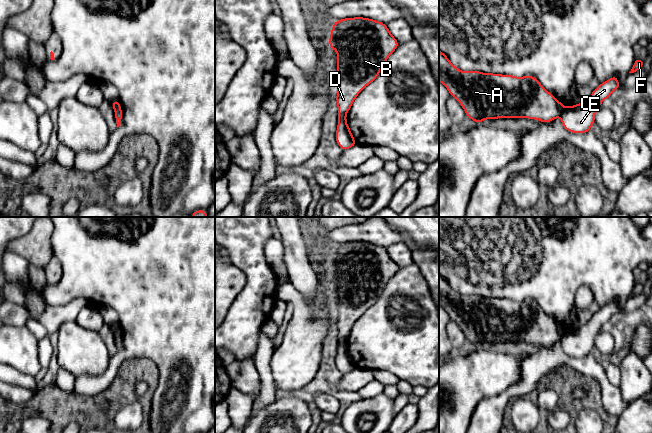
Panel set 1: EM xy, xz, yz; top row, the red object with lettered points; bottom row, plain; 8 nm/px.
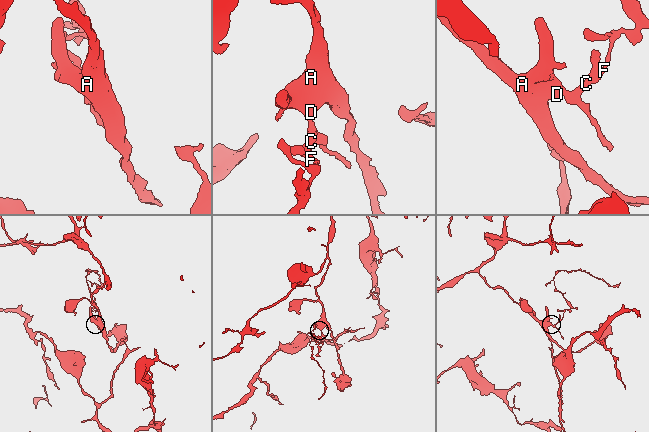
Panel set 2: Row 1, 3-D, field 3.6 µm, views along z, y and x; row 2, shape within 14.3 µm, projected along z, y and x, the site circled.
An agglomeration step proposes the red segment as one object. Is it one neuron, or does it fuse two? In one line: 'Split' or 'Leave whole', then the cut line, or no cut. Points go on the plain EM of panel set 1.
Split. Split along yz (564, 331), (559, 339)

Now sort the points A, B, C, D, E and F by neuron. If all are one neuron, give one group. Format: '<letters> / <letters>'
A B D / C E F

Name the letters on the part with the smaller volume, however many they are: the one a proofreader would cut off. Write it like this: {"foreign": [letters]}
{"foreign": ["C", "E", "F"]}

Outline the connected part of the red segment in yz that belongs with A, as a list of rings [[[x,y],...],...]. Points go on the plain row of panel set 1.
[[[439,274],[439,305],[463,331],[466,340],[476,347],[484,343],[520,342],[537,343],[547,347],[560,340],[564,330],[549,317],[534,300],[486,298],[479,295],[463,296],[455,291]]]

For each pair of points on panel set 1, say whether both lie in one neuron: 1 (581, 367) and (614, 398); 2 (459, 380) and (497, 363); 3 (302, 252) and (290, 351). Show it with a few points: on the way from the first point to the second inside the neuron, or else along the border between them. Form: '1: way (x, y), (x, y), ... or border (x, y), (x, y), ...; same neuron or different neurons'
1: way (591, 369), (604, 382), (607, 388); same neuron
2: way (468, 379), (488, 372); same neuron
3: border (289, 281), (308, 299), (312, 296), (318, 285); different neurons

